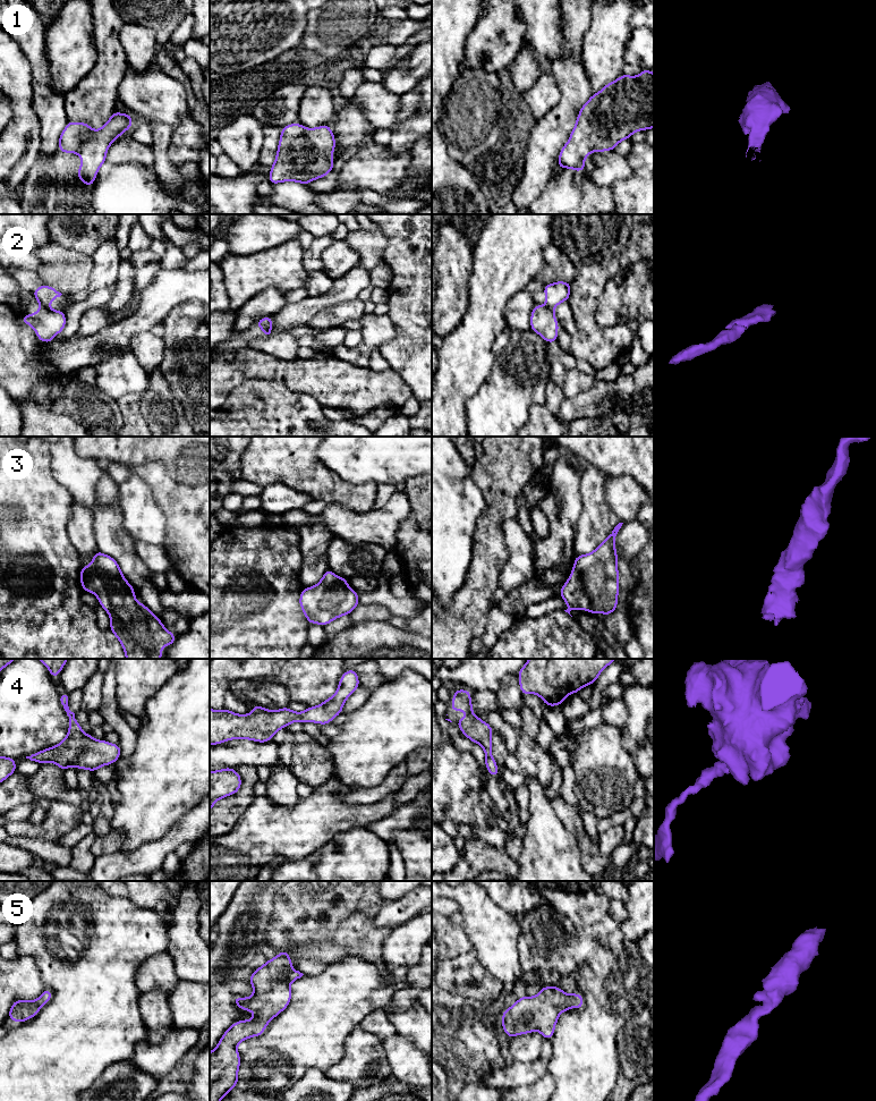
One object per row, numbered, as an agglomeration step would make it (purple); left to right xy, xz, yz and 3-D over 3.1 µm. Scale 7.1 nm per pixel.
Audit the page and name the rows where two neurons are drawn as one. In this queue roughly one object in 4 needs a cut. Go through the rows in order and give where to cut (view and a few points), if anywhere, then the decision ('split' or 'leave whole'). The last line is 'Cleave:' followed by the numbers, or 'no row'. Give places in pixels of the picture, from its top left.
1: no cut | leave whole
2: xy (41, 305), (48, 308) | split
3: no cut | leave whole
4: no cut | leave whole
5: no cut | leave whole
Cleave: 2

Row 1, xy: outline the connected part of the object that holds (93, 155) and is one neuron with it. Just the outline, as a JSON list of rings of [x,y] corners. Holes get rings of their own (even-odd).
[[[117,110],[110,119],[97,130],[93,130],[86,122],[68,121],[59,137],[58,151],[77,153],[82,159],[76,177],[85,186],[93,186],[100,167],[107,161],[109,146],[129,130],[133,118],[129,113],[119,113]]]

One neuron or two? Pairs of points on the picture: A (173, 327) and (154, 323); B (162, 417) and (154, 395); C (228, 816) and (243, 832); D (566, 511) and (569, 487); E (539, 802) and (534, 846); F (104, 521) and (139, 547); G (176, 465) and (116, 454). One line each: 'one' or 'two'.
A: two
B: one
C: two
D: one
E: one
F: two
G: one

